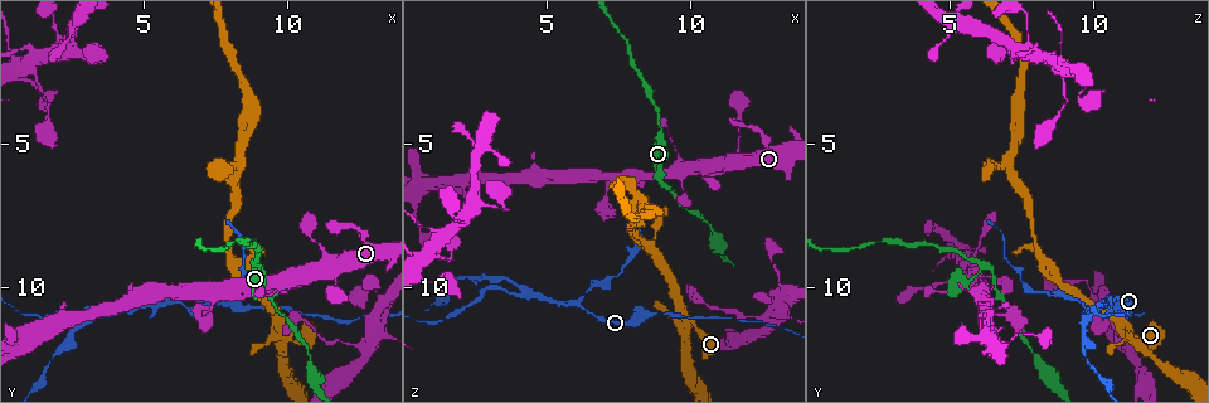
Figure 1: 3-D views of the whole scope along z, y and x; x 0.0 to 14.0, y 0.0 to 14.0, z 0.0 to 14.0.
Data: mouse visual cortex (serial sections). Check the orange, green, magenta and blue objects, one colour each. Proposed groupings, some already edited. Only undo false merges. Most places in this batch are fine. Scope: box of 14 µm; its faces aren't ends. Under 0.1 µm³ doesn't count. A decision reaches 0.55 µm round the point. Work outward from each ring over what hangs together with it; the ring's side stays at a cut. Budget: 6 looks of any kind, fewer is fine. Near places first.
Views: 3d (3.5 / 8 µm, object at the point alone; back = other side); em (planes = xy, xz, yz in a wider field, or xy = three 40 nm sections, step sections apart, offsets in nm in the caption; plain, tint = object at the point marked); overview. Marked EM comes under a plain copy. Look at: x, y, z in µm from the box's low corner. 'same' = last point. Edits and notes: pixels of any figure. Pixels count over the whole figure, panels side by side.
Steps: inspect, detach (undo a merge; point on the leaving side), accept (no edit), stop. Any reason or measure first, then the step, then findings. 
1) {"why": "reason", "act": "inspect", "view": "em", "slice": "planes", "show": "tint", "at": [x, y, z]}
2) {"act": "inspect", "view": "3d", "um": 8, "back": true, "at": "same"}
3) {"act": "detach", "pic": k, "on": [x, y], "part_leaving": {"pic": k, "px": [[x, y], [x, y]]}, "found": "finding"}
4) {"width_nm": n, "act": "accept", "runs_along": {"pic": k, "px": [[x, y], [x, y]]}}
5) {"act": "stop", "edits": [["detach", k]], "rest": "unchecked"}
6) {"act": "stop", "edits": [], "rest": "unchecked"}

{"why": "calibre changes", "act": "inspect", "view": "3d", "um": 8, "at": [6.1, 10.4, 10.5]}

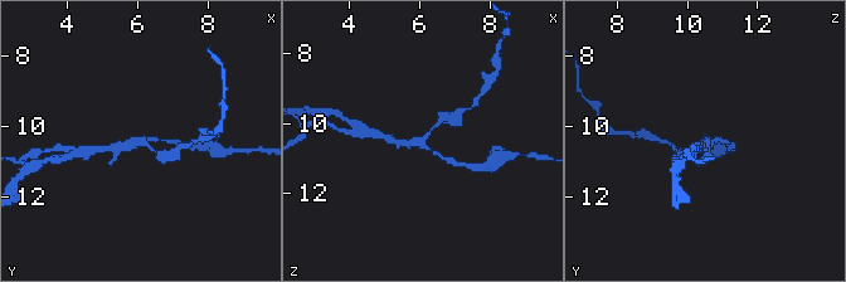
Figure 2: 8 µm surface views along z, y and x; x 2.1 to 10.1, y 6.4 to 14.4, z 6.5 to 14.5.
{"arms": 3, "arm_widths_nm": [150, 150, 200], "why": "now the EM", "act": "inspect", "view": "em", "slice": "xy", "step": 3, "show": "tint", "at": [6.1, 10.4, 10.6]}

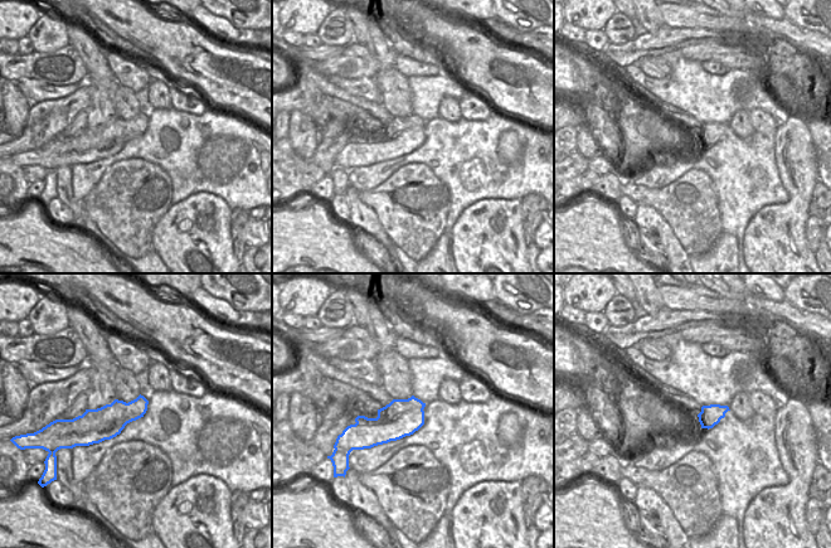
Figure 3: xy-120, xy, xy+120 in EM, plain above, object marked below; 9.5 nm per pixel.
{"act": "detach", "pic": 2, "on": [58, 159], "border": {"pic": 3, "px": [[422, 408], [379, 423], [355, 423]]}, "found": "a second cell is stuck on"}

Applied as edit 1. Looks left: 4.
{"why": "sharp bend", "act": "inspect", "view": "3d", "um": 3.5, "at": [9.0, 9.3, 6.3]}

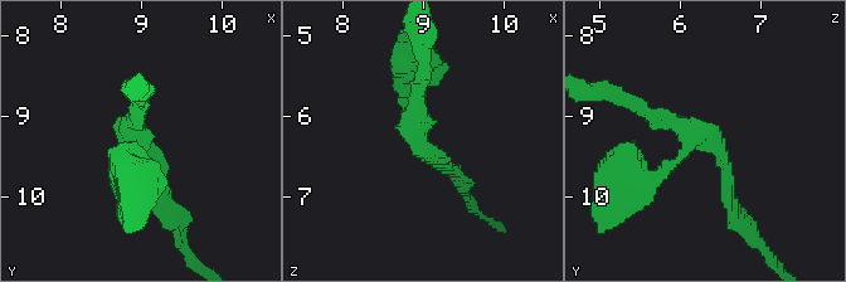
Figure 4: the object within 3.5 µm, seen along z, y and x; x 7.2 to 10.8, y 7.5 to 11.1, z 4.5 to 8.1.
{"arms": 3, "arm_widths_nm": [200, 200, 250], "why": "need the tissue", "act": "inspect", "view": "em", "slice": "xy", "step": 5, "show": "tint", "at": [9.00, 9.30, 6.25]}

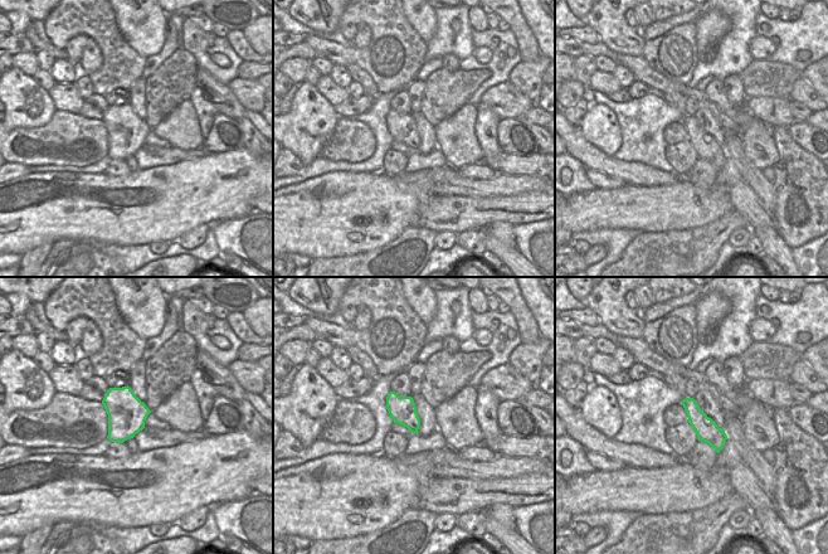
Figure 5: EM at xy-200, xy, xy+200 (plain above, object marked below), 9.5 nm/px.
{"width_nm": 260, "act": "accept", "runs_along": {"pic": 4, "px": [[407, 76], [411, 125], [446, 166]]}, "found": "continuous, no second cell"}

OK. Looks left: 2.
{"act": "stop", "edits": [["detach", 2]], "rest": "unchecked"}

